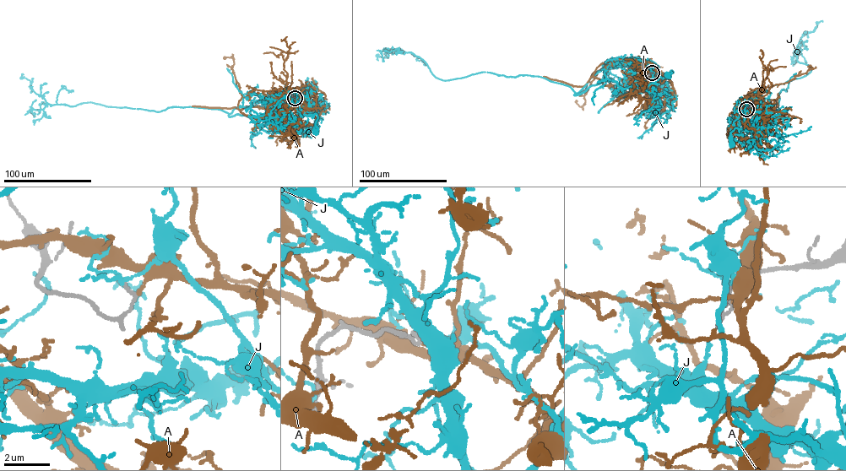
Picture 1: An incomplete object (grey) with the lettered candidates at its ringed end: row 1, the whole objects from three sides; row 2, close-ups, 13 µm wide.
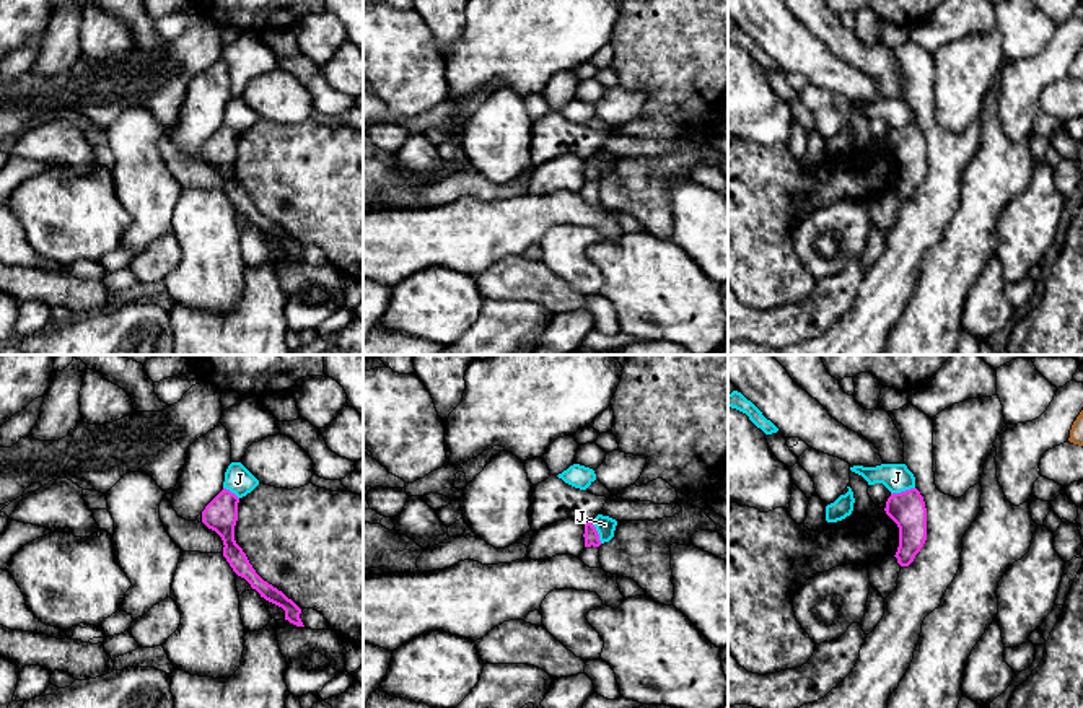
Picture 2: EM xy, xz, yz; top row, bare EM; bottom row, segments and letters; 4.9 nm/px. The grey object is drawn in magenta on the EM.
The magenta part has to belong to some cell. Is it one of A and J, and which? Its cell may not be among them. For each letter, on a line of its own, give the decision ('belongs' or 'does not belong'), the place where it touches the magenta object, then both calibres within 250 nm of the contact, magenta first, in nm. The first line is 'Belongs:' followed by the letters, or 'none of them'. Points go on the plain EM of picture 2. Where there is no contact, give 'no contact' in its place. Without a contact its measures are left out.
Belongs: none of them
A: does not belong; no contact
J: does not belong; contact yz (903, 127); calibres 180 and 140 nm

